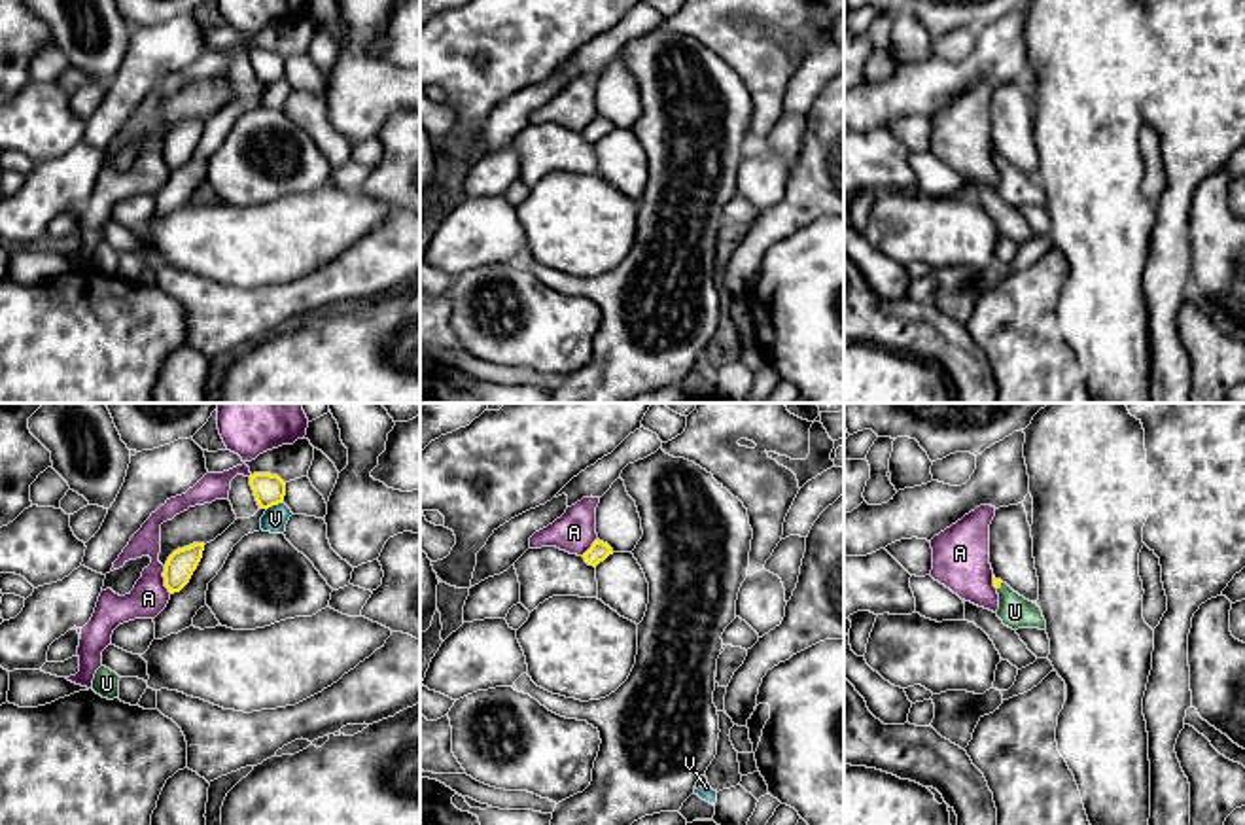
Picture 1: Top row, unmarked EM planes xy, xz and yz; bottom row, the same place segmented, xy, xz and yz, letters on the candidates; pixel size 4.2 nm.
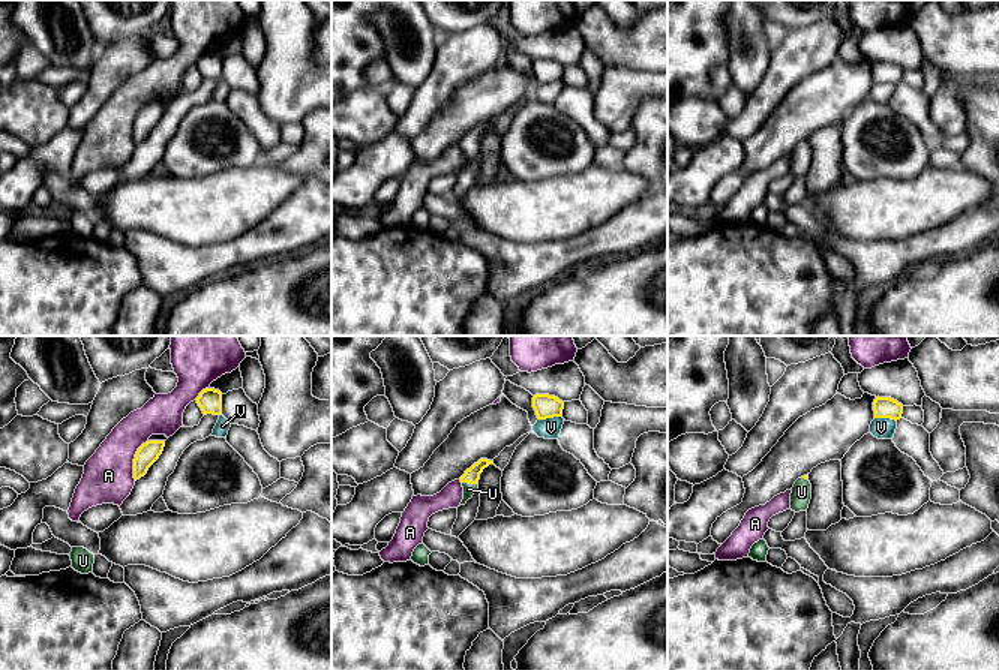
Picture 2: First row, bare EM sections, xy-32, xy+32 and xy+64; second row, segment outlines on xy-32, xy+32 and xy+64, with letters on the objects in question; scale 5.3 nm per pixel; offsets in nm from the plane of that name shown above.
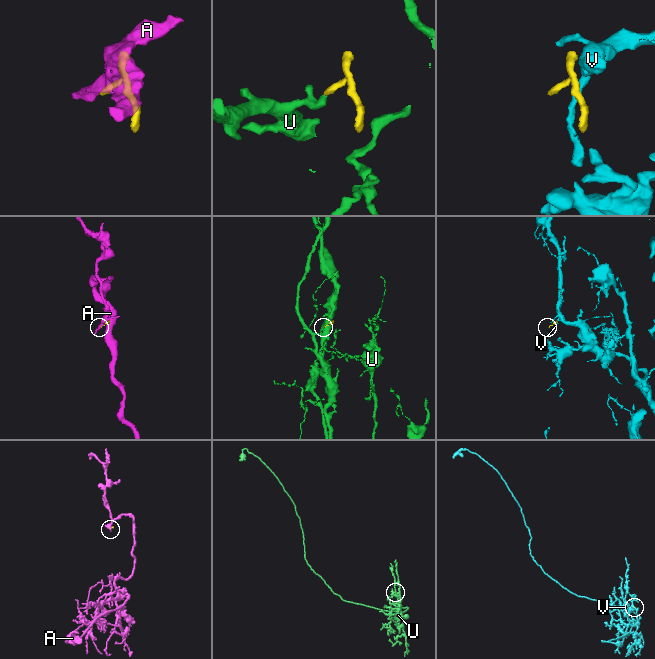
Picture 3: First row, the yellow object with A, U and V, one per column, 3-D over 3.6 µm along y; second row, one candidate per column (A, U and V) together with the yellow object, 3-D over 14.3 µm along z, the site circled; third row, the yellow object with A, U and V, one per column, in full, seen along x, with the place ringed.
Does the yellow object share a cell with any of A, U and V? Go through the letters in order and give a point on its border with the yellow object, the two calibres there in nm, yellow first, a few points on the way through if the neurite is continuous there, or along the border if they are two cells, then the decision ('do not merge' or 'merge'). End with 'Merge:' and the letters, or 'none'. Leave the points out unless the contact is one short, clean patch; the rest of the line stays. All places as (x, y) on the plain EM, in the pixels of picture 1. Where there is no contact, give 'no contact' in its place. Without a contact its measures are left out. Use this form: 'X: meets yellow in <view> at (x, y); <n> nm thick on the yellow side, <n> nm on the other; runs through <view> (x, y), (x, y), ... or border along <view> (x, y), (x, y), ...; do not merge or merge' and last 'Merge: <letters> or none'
A: meets yellow in xy at (165, 156); 120 nm thick on the yellow side, 160 nm on the other; do not merge
U: meets yellow in yz at (999, 161); 30 nm thick on the yellow side, 140 nm on the other; runs through yz (996, 157), (999, 161), (1015, 188); merge
V: meets yellow in xy at (275, 80); 130 nm thick on the yellow side, 110 nm on the other; border along xy (282, 76), (267, 86); do not merge
Merge: U

